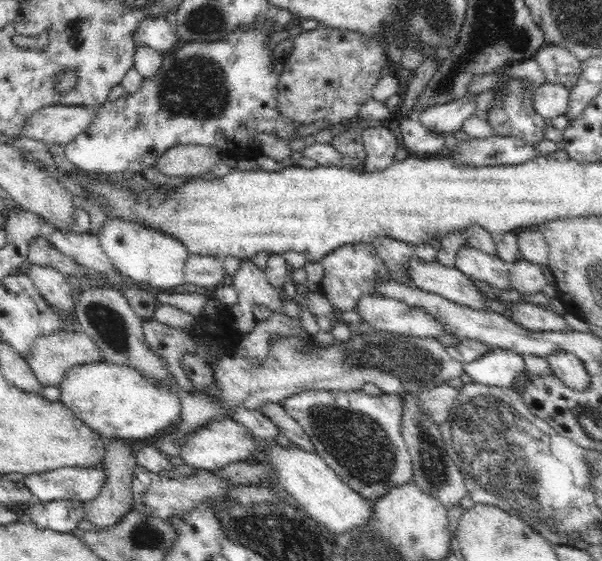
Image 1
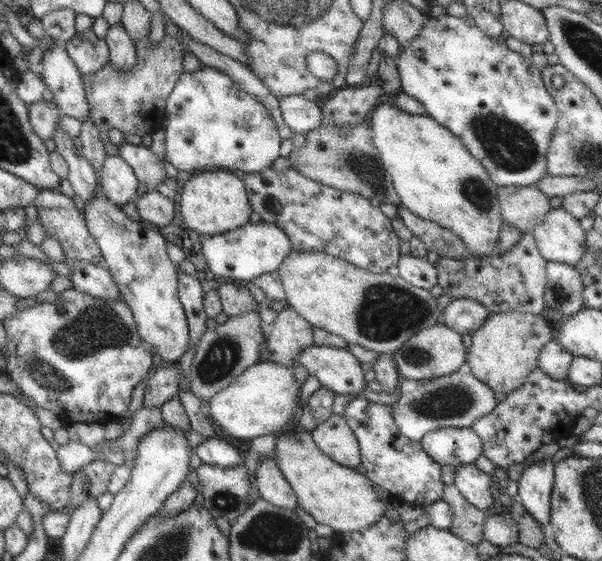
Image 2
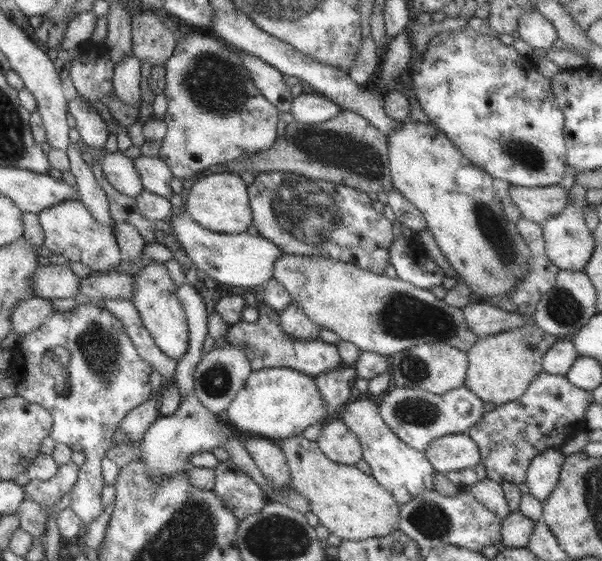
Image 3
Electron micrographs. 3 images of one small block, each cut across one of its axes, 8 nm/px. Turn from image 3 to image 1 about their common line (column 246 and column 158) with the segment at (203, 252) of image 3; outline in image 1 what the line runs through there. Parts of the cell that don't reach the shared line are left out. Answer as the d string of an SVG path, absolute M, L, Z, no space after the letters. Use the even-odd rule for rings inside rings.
M110 217L96 235L110 263L123 279L153 290L184 283L184 265L190 252L180 241L150 227Z

